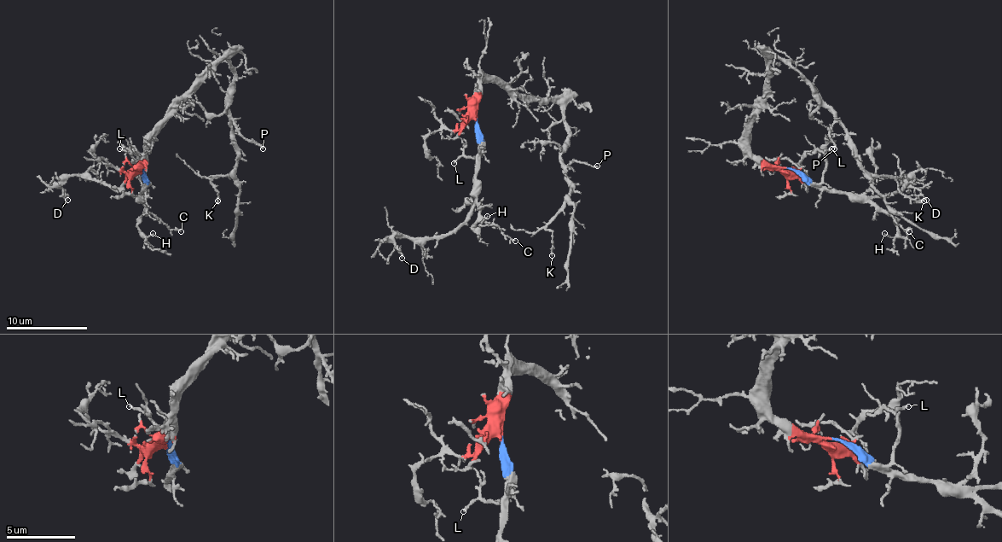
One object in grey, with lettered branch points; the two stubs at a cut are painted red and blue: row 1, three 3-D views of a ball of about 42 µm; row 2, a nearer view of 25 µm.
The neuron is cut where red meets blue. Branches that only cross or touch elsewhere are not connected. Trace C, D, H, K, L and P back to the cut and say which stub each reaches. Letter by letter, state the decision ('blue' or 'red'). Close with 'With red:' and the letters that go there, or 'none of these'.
C: blue
D: blue
H: blue
K: red
L: blue
P: red
With red: K, P

